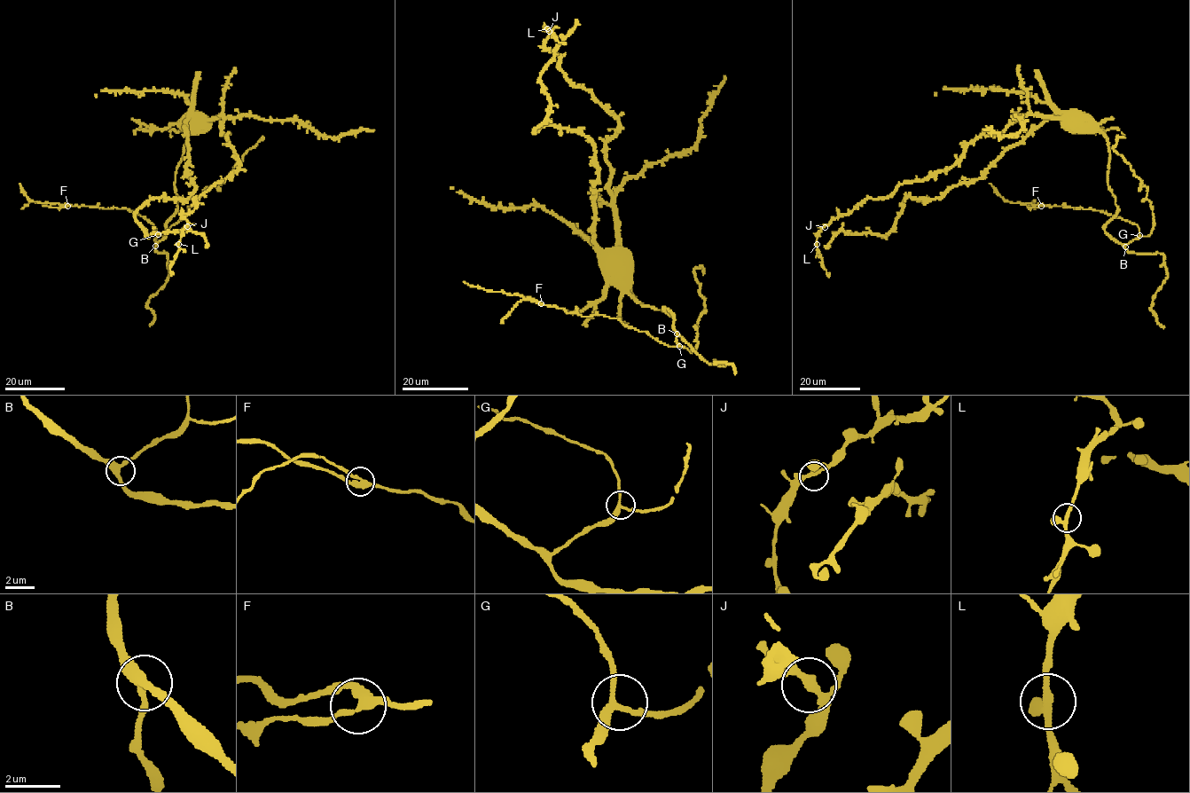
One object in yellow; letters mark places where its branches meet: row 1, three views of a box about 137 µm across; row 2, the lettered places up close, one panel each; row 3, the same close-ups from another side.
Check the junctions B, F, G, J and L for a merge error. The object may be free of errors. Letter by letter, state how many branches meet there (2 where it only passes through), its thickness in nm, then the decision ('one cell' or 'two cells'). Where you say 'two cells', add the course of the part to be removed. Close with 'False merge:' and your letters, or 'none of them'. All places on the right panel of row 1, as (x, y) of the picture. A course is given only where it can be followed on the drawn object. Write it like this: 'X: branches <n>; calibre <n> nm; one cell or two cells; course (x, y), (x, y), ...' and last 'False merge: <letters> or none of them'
B: branches 3; calibre 320 nm; one cell
F: branches 3; calibre 300 nm; one cell
G: branches 3; calibre 240 nm; one cell
J: branches 3; calibre 260 nm; one cell
L: branches 3; calibre 240 nm; one cell
False merge: none of them

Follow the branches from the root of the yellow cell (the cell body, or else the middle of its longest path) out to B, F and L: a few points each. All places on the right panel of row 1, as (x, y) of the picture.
B: (1066, 114), (1071, 124), (1105, 136), (1108, 187), (1118, 208), (1105, 231), (1125, 247)
F: (1066, 114), (1107, 142), (1118, 210), (1105, 231), (1125, 245), (1139, 236), (1136, 224), (1105, 212), (1041, 206)
L: (1066, 114), (1060, 119), (1023, 115), (994, 135), (975, 137), (949, 168), (832, 218), (817, 244)

